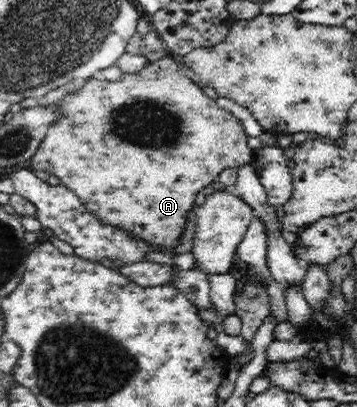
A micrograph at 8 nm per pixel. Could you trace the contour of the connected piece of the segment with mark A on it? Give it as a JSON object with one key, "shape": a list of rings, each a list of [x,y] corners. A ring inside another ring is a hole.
{"shape":[[[167,52],[161,58],[148,61],[138,72],[121,74],[121,78],[116,81],[108,81],[99,75],[88,77],[83,83],[80,83],[77,90],[67,92],[54,106],[59,116],[55,122],[51,122],[52,126],[49,126],[46,138],[43,138],[39,149],[29,160],[31,161],[30,169],[35,172],[44,171],[59,178],[60,184],[71,190],[79,198],[84,209],[93,213],[101,223],[127,231],[135,239],[149,243],[155,251],[173,253],[176,246],[180,245],[180,238],[186,229],[190,212],[196,209],[195,201],[199,192],[203,192],[212,182],[218,181],[219,174],[223,170],[229,168],[238,170],[241,166],[250,165],[252,162],[254,151],[247,145],[248,136],[244,132],[241,122],[229,111],[219,107],[216,100],[205,95],[197,82],[187,78],[182,71],[179,58]]]}

